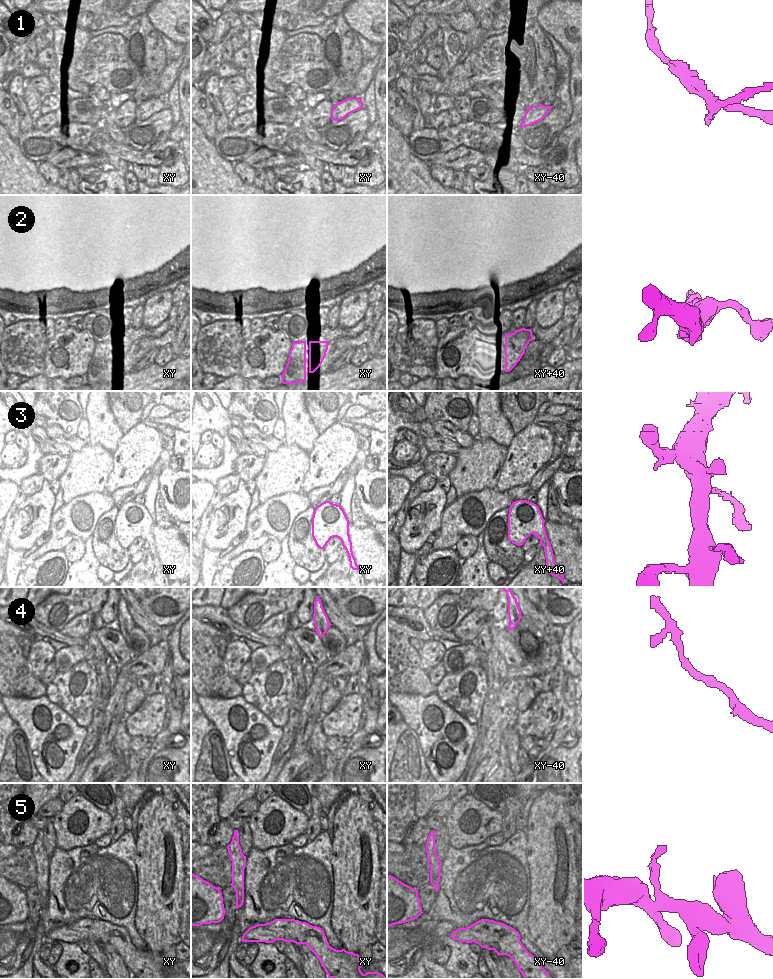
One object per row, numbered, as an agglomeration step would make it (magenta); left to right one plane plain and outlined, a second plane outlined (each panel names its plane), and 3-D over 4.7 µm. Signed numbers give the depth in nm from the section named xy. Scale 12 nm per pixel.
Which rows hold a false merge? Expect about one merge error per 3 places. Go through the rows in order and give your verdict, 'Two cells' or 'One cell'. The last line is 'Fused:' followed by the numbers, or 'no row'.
1: Two cells
2: One cell
3: One cell
4: One cell
5: One cell
Fused: 1.

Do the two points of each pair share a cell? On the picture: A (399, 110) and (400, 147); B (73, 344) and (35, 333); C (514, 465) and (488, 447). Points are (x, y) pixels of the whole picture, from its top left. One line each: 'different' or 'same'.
A: different
B: different
C: different

